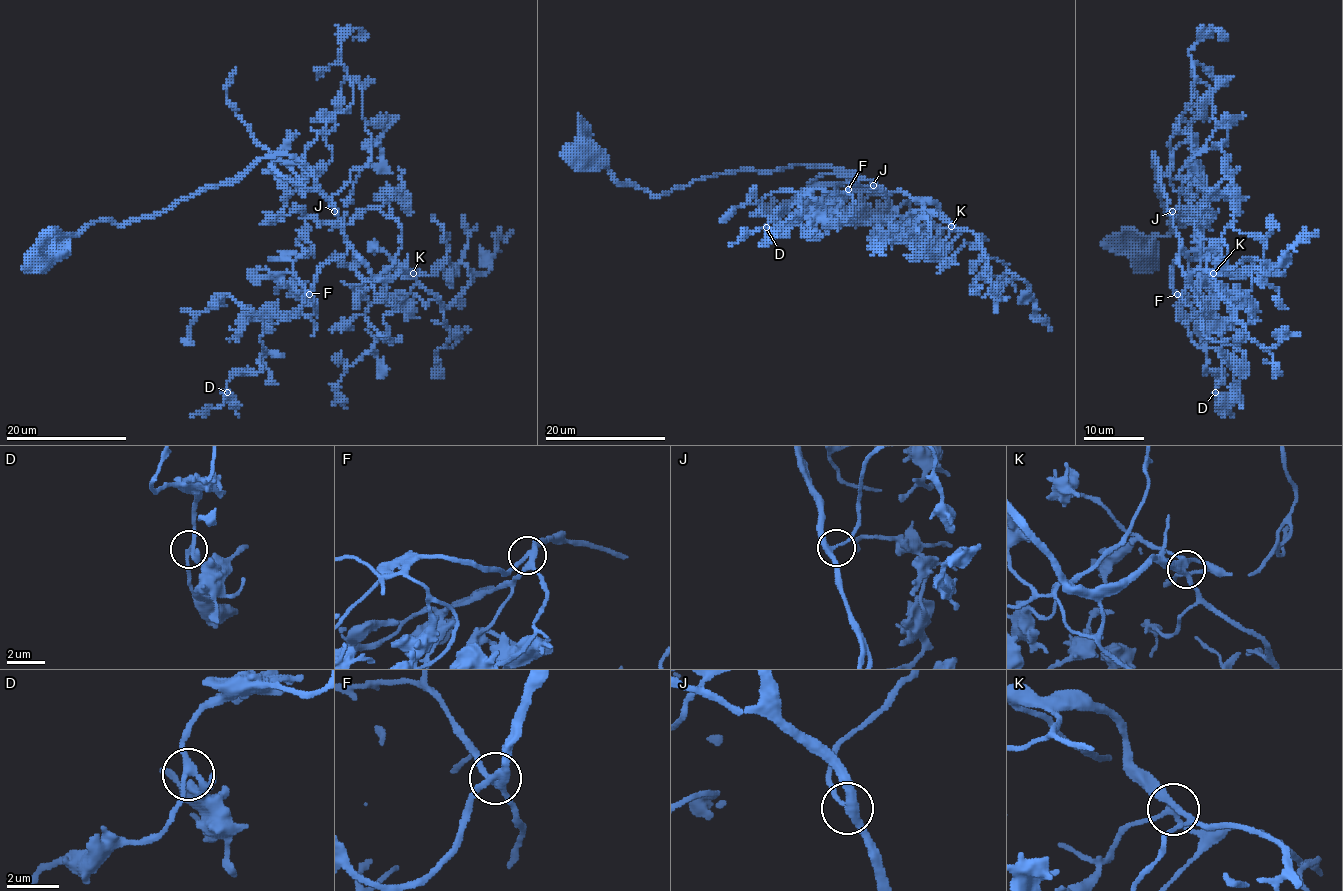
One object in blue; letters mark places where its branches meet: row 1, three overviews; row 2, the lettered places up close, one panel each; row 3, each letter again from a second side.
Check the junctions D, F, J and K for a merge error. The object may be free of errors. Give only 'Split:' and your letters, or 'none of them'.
Split: none of them

